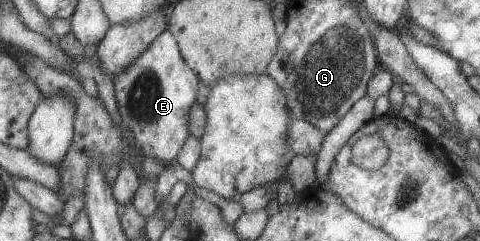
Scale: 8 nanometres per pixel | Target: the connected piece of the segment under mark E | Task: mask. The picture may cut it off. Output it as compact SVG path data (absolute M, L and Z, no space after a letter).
M166 29L132 64L114 76L116 110L122 124L132 133L143 156L164 163L176 160L188 138L188 110L196 102L199 80L180 56L172 33Z

